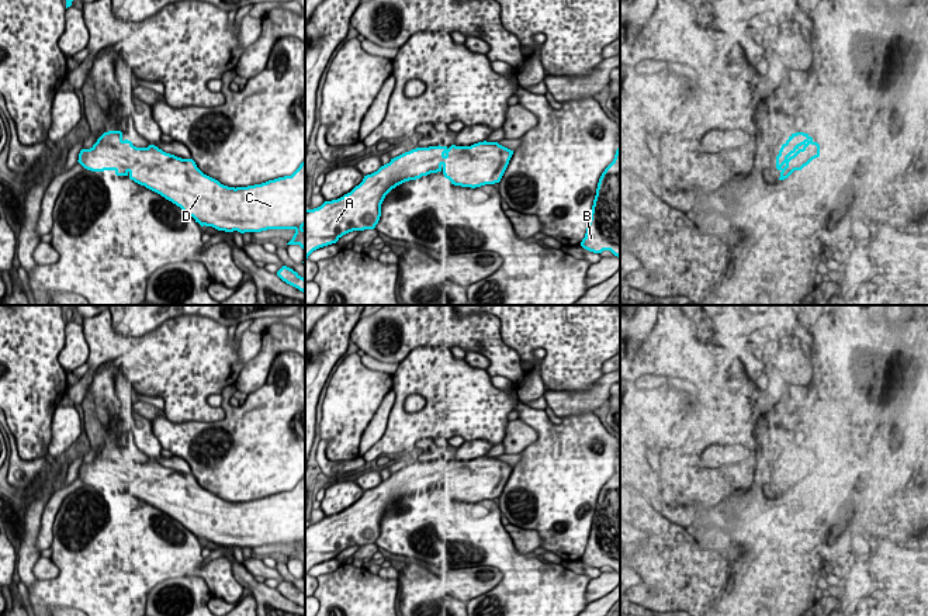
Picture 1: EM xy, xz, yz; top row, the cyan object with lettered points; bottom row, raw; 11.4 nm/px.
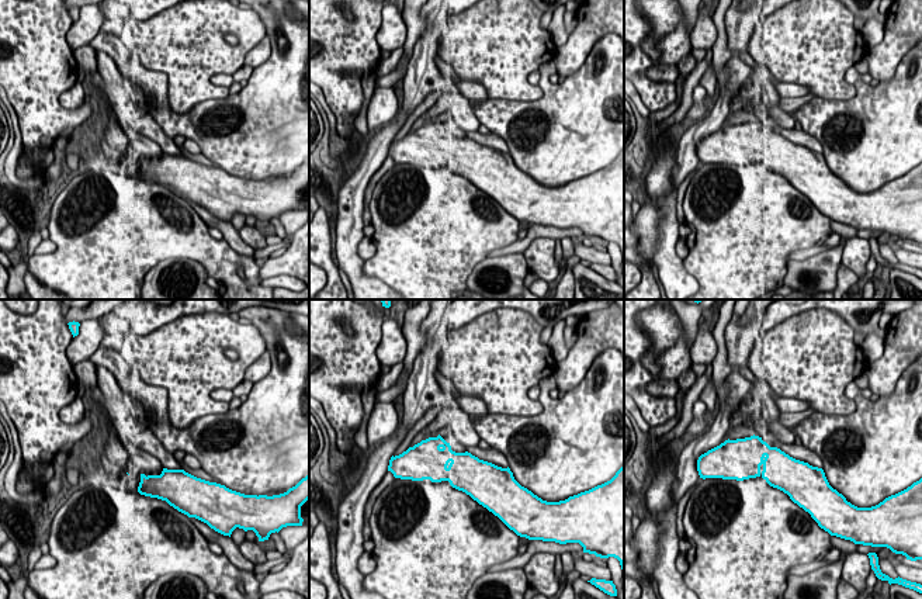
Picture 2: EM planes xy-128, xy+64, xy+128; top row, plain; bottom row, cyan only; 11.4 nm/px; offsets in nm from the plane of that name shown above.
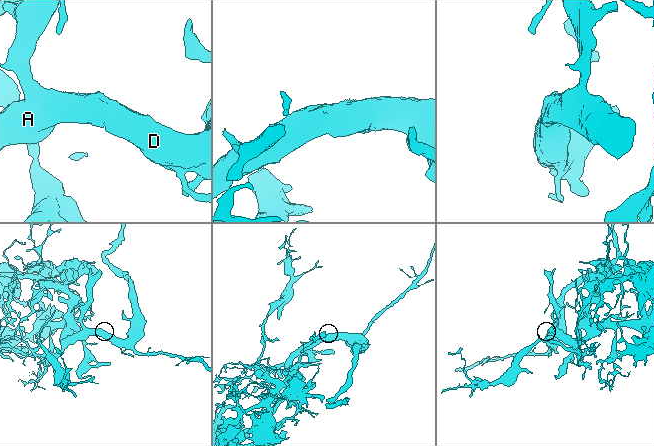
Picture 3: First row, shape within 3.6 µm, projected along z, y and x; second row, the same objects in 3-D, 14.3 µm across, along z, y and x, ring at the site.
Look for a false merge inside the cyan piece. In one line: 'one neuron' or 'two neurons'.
one neuron

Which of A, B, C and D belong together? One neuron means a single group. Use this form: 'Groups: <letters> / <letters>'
Groups: A B C D

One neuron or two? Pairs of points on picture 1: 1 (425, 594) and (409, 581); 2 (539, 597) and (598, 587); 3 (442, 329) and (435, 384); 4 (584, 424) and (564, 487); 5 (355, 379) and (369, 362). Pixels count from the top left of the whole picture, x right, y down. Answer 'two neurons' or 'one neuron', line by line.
1: one neuron
2: two neurons
3: two neurons
4: one neuron
5: two neurons

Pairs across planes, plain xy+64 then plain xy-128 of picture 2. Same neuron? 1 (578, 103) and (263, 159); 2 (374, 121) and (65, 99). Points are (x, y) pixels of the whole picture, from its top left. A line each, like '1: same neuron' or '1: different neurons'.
1: same neuron
2: same neuron

